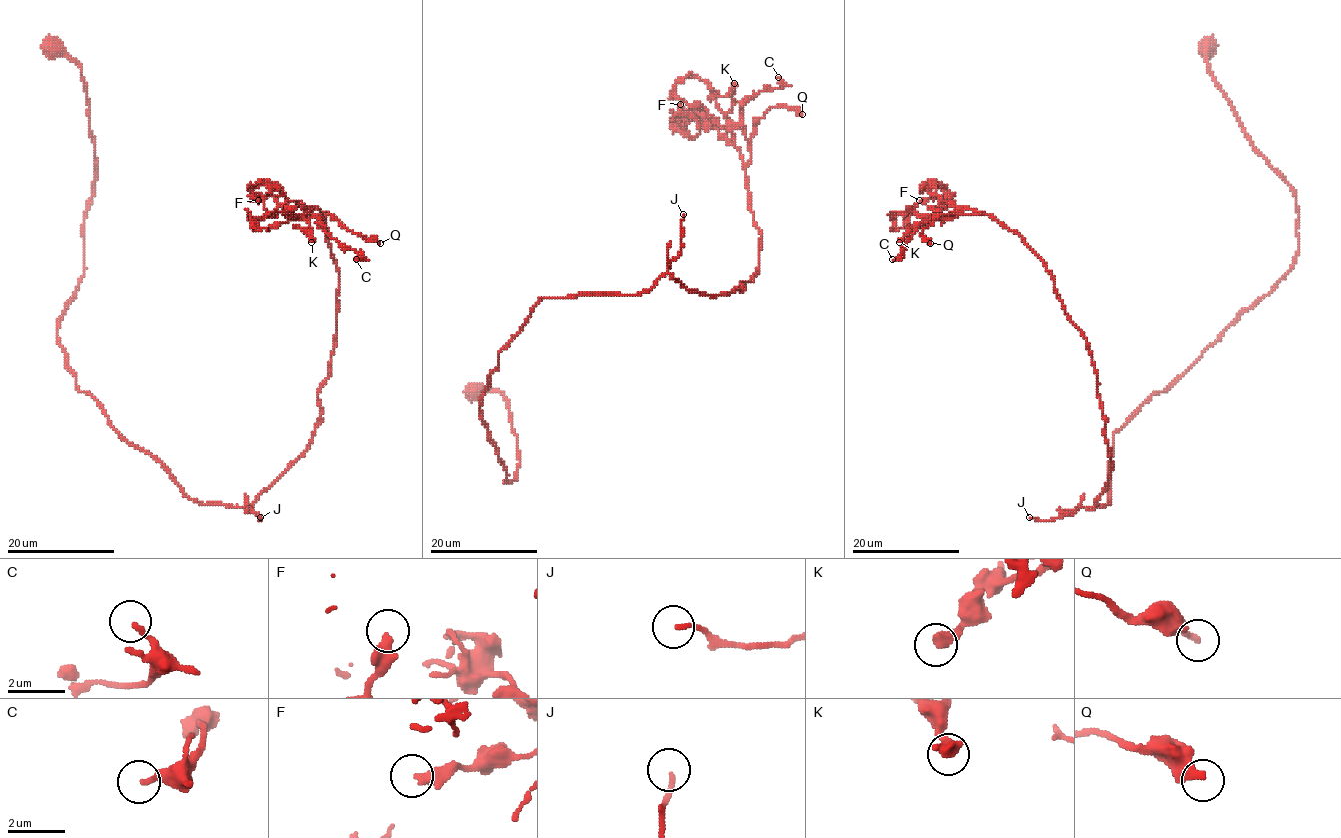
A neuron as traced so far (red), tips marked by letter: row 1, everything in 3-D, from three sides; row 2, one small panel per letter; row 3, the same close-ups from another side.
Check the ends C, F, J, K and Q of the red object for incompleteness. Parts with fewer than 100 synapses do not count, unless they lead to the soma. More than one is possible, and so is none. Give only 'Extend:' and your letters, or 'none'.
Extend: none

